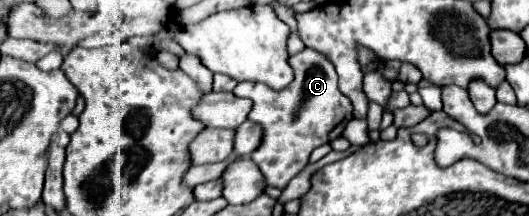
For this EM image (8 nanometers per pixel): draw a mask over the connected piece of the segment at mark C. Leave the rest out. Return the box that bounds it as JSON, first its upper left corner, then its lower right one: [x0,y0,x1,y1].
[234,49,354,189]

